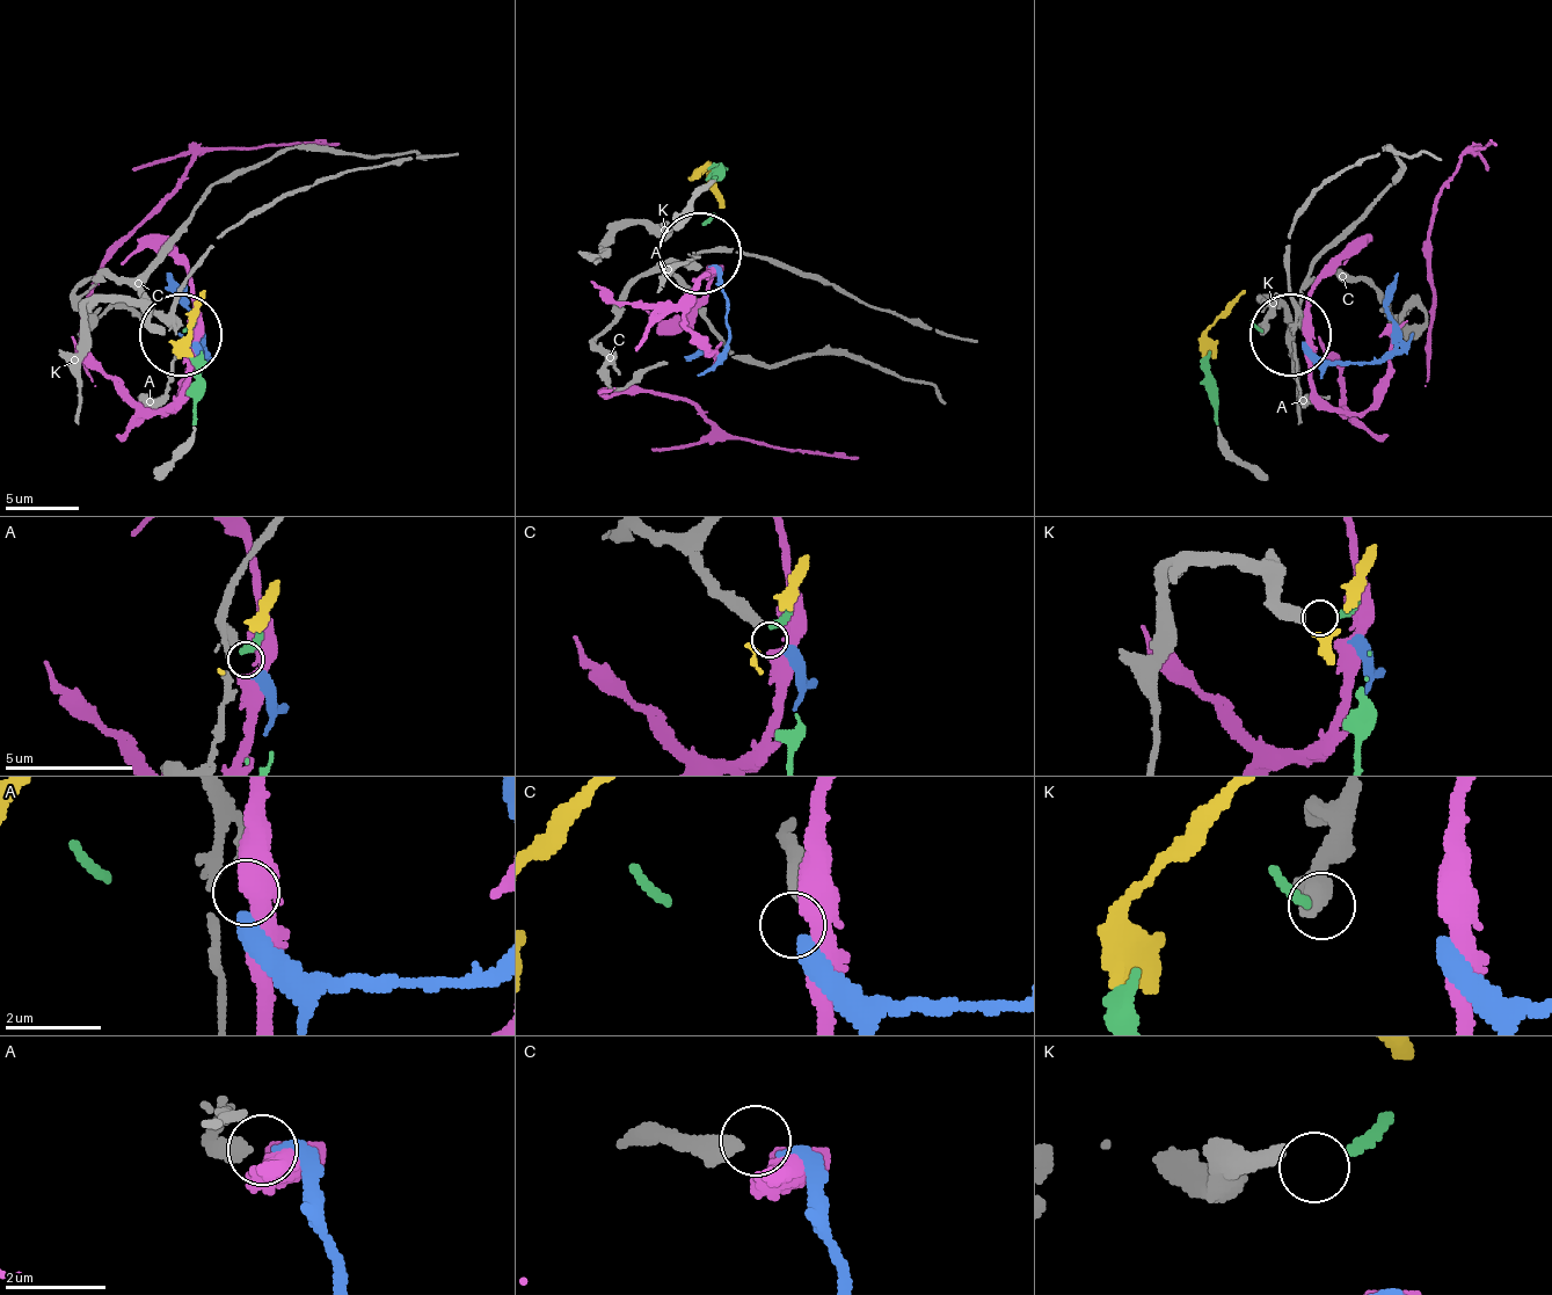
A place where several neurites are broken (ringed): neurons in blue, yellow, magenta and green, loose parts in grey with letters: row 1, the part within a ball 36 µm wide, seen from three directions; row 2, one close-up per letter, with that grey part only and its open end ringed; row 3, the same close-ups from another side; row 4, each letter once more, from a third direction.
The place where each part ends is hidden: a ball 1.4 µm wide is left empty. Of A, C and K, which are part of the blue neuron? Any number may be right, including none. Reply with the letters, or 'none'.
C

